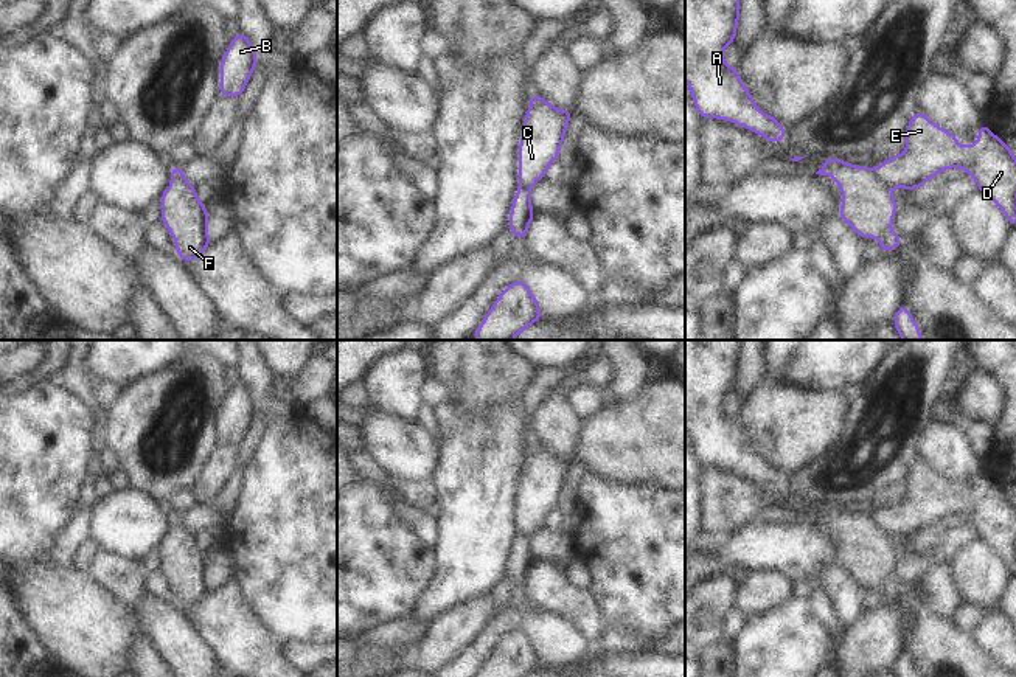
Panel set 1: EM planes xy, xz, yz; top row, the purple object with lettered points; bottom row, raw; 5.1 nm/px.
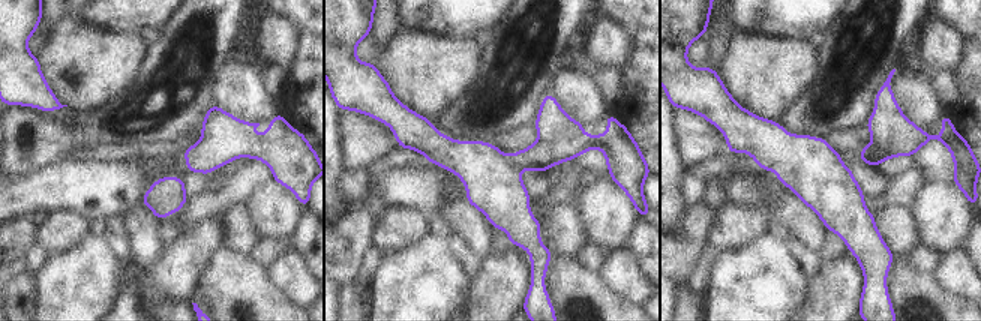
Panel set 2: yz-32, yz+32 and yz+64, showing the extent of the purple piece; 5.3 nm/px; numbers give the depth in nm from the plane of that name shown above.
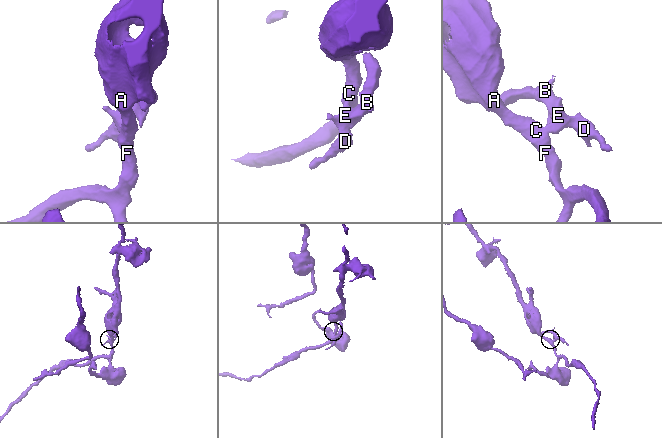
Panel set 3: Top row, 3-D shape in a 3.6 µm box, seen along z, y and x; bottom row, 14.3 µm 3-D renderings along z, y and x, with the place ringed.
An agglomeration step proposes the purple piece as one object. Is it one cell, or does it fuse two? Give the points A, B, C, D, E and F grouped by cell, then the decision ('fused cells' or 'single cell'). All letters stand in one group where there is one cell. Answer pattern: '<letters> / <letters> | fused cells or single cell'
A C F / B D E | fused cells

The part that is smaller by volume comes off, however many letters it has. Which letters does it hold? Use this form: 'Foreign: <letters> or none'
Foreign: B, D, E

